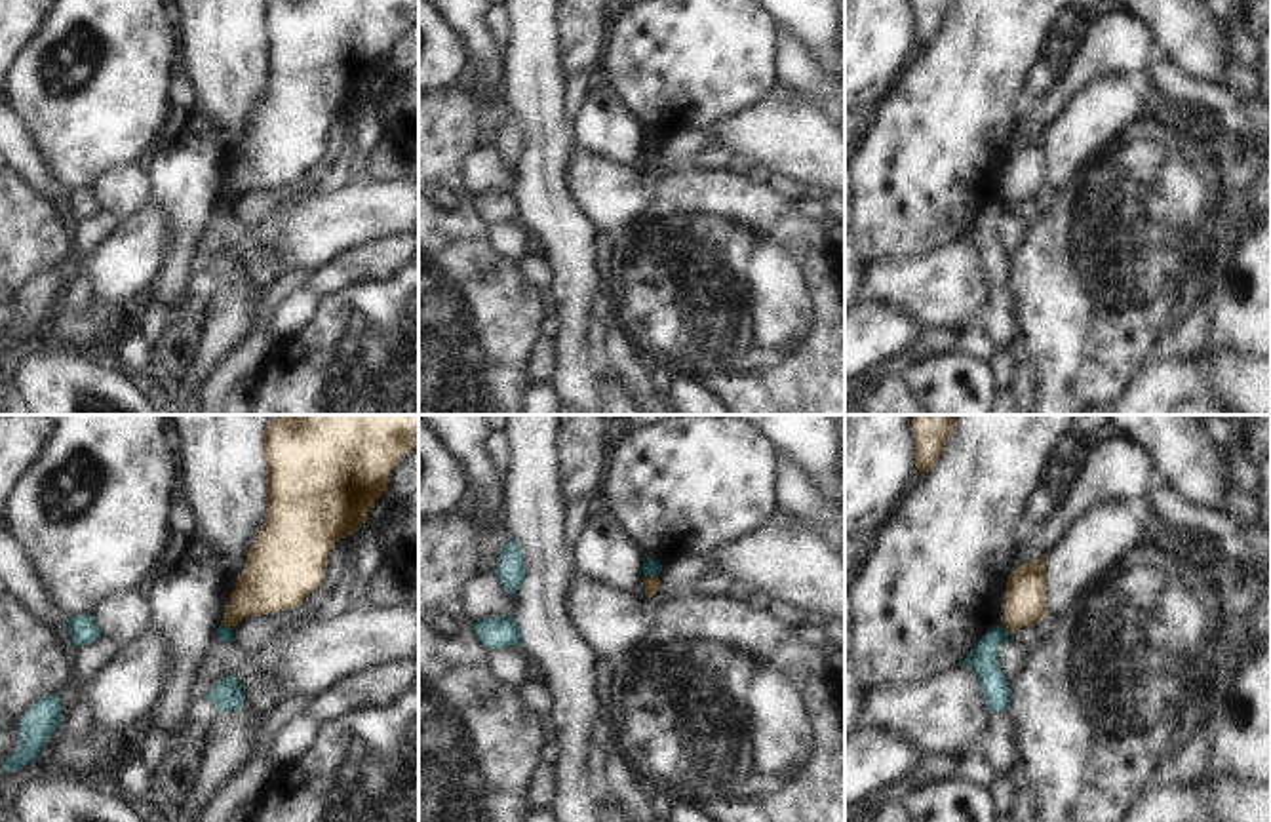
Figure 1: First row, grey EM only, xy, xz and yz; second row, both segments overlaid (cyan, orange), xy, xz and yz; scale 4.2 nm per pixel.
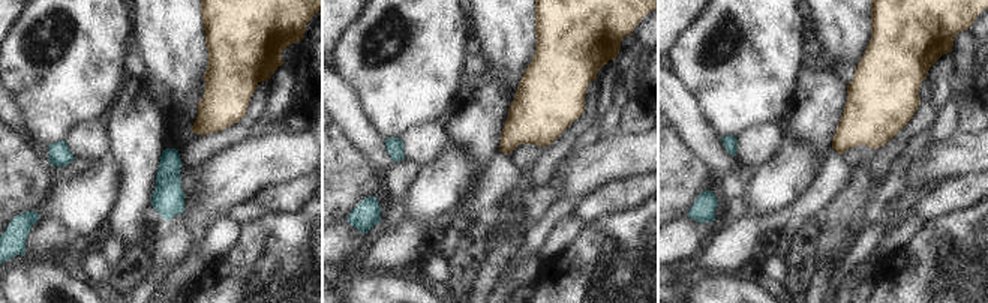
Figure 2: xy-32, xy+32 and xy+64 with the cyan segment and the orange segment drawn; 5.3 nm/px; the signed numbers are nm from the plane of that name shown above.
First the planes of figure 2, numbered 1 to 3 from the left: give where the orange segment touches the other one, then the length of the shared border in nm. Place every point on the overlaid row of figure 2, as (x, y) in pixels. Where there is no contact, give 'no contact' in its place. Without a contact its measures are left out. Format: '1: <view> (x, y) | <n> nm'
1: no contact
2: no contact
3: no contact

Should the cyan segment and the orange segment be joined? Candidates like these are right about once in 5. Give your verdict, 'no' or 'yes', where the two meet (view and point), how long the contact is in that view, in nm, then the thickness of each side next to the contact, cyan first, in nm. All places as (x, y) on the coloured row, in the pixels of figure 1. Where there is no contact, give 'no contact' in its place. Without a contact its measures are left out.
no; meets cyan in xz at (651, 575); contact 60 nm long; 70 nm thick on the cyan side, 60 nm on the other

